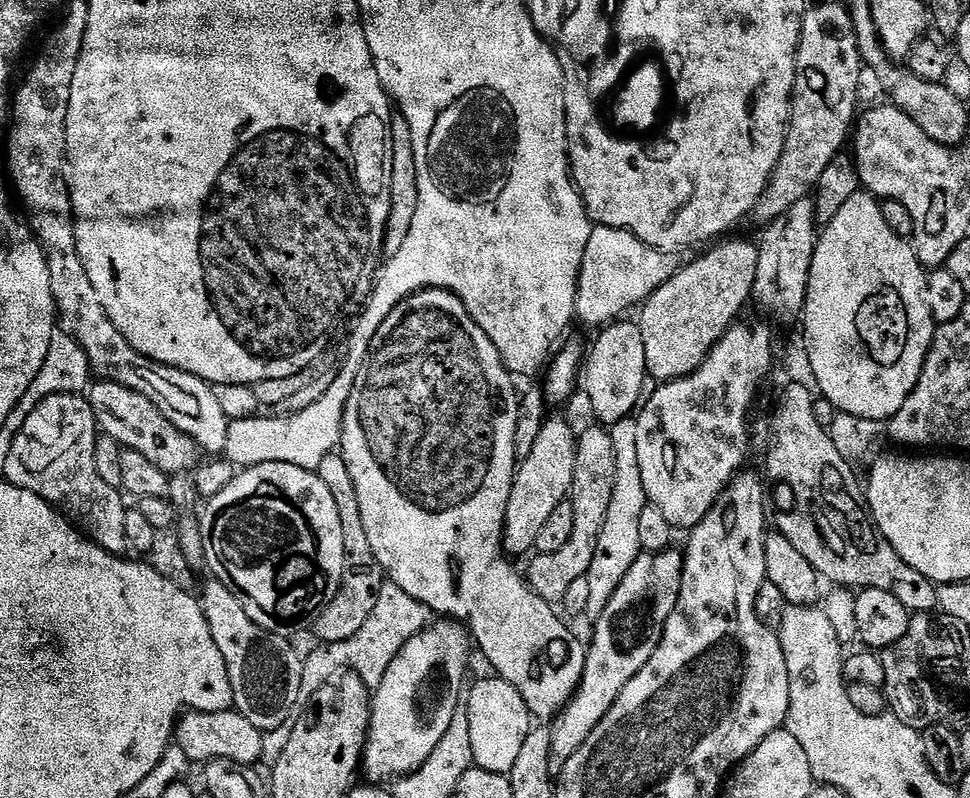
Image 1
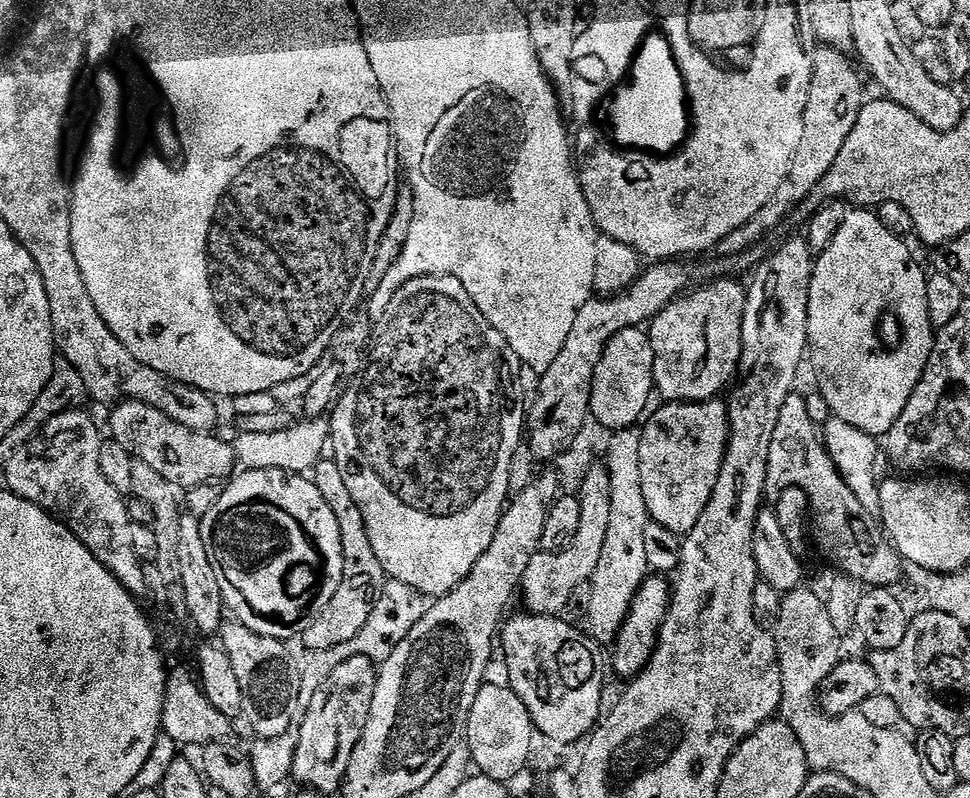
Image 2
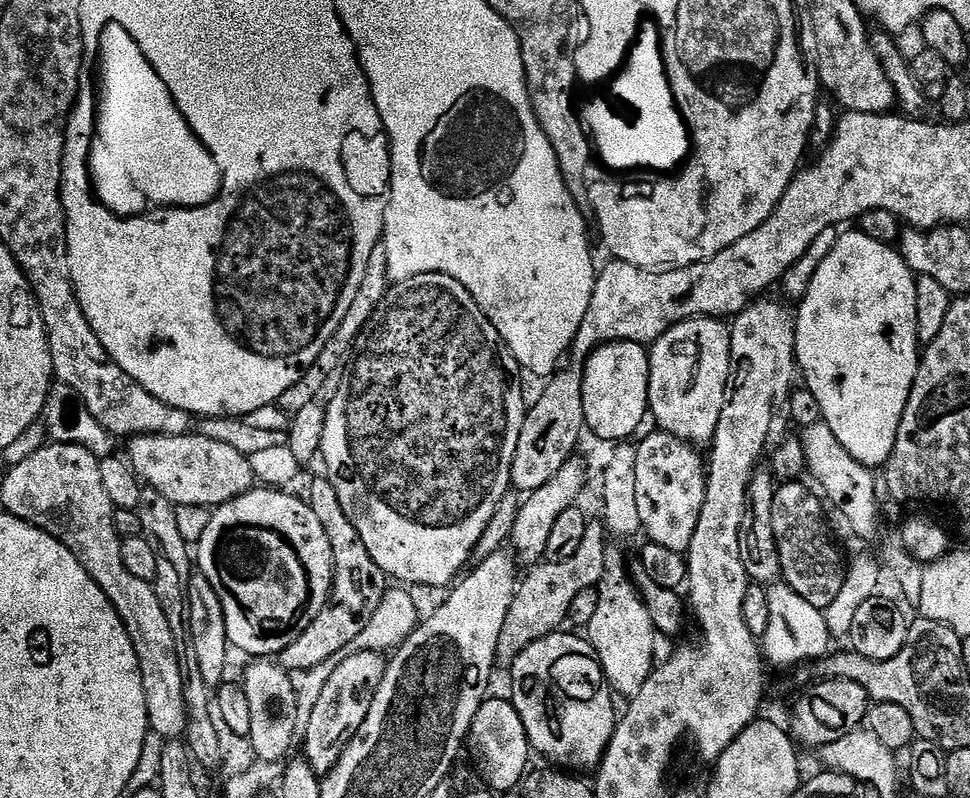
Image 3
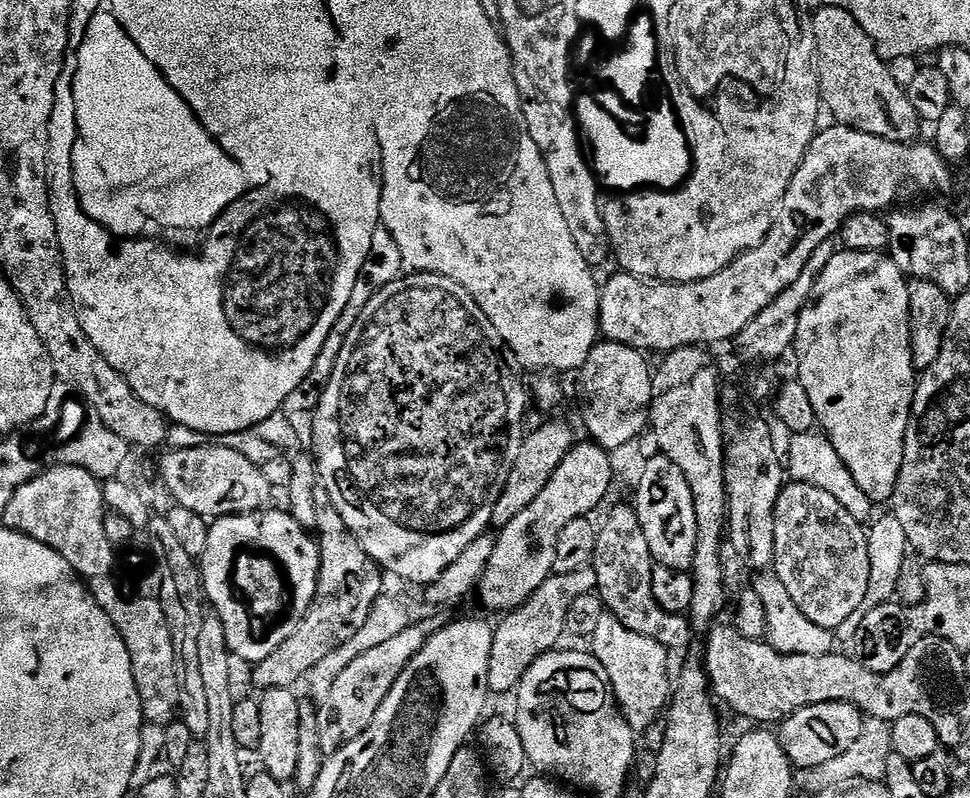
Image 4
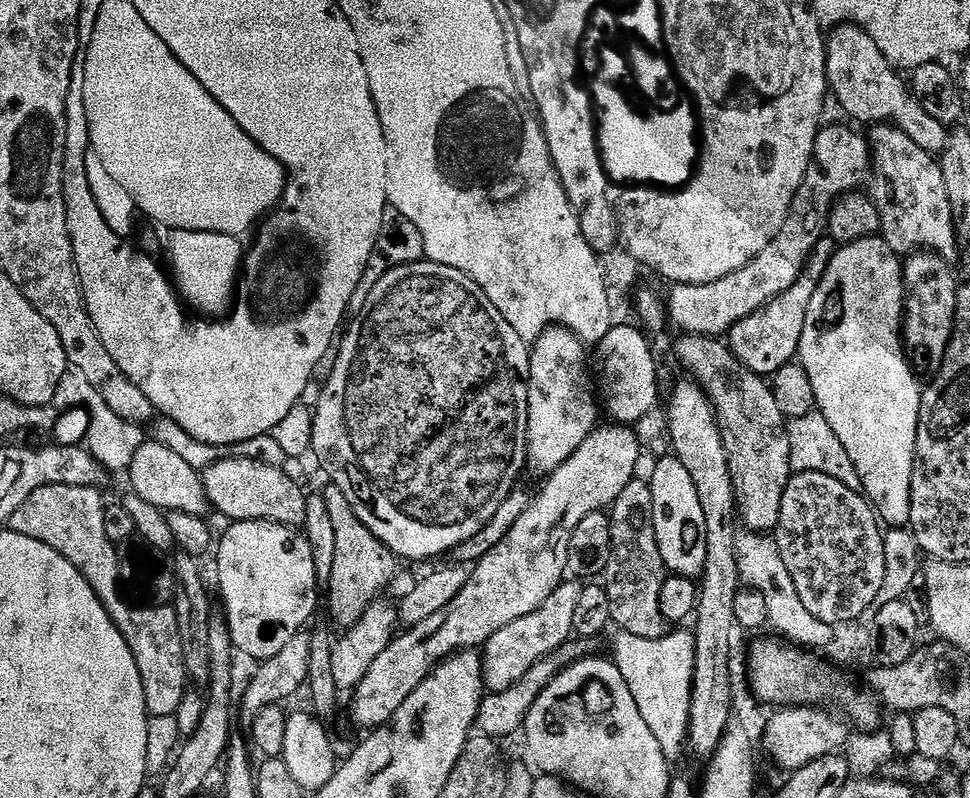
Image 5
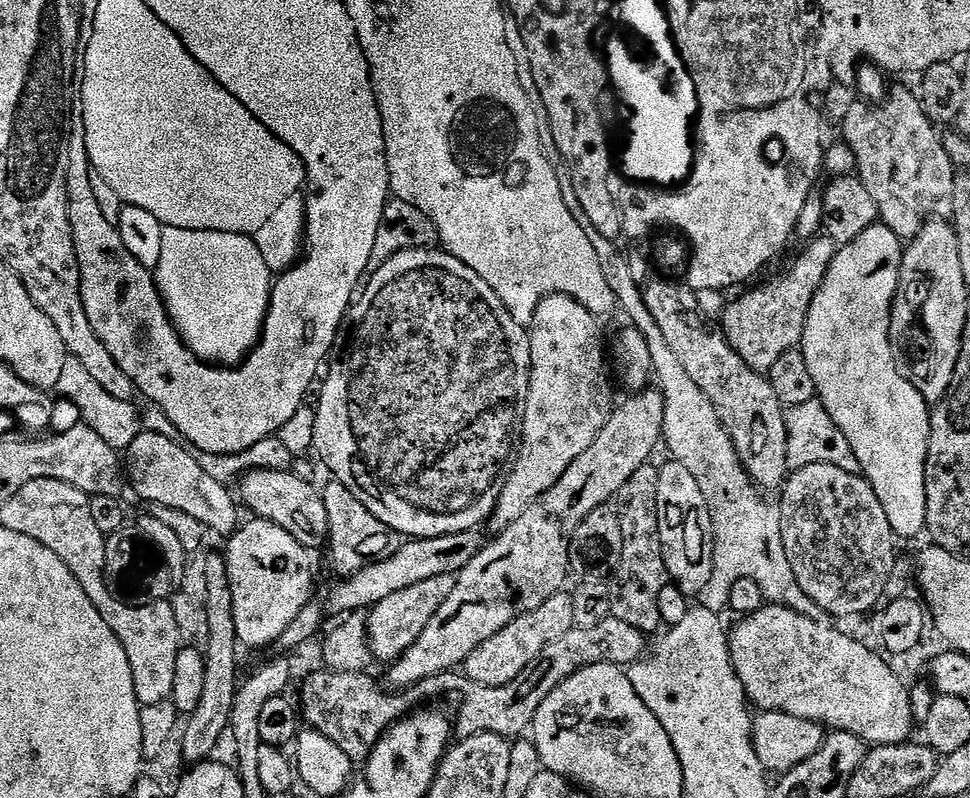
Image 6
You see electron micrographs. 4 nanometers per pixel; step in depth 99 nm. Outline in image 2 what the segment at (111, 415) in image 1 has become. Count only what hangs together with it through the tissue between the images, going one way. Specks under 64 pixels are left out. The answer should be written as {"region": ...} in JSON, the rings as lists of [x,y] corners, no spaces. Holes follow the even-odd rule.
{"region":[[[125,399],[113,408],[116,409],[112,412],[111,439],[121,443],[133,458],[149,465],[177,489],[189,490],[203,484],[224,482],[237,471],[235,447],[219,440],[216,434],[190,430],[141,400]]]}

